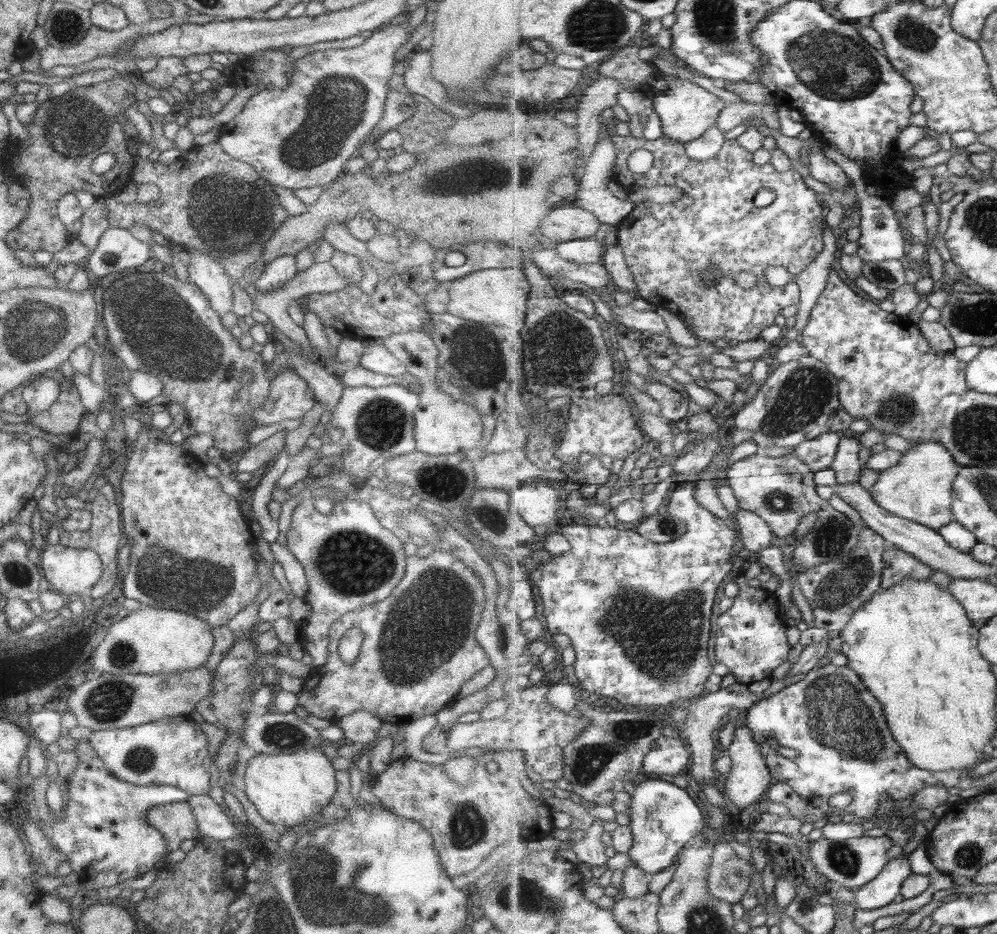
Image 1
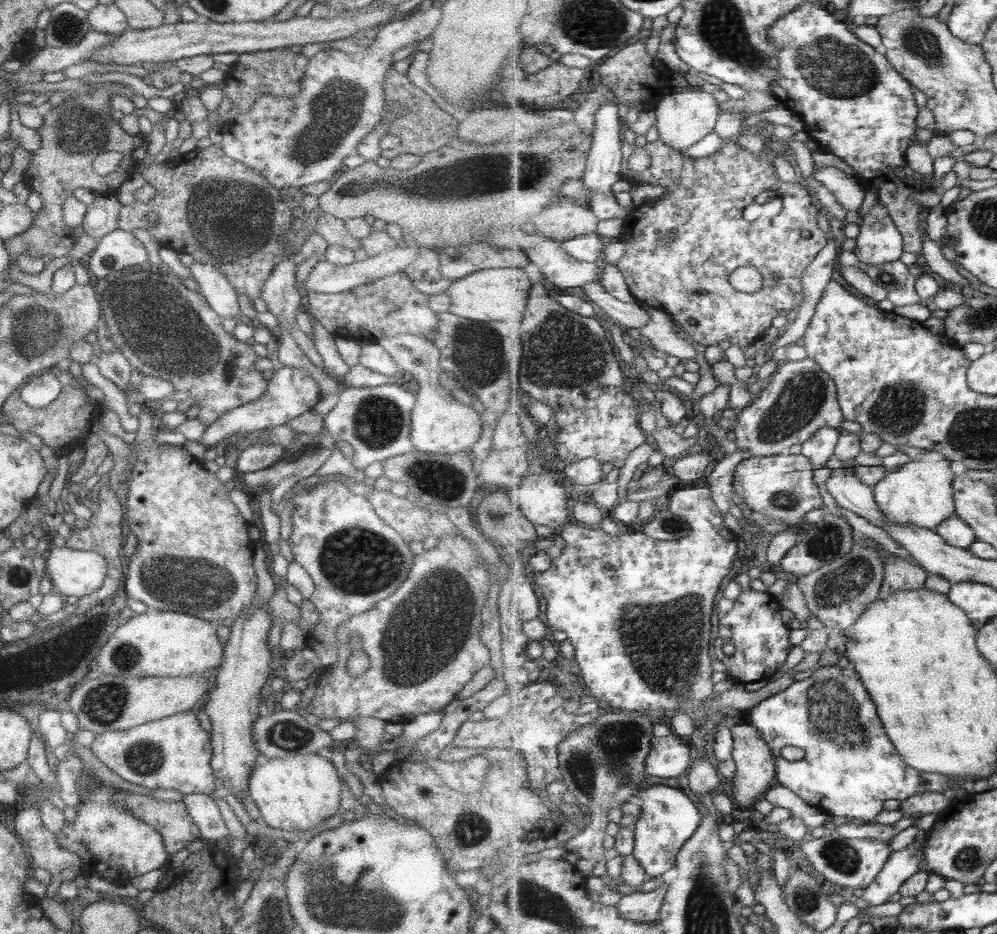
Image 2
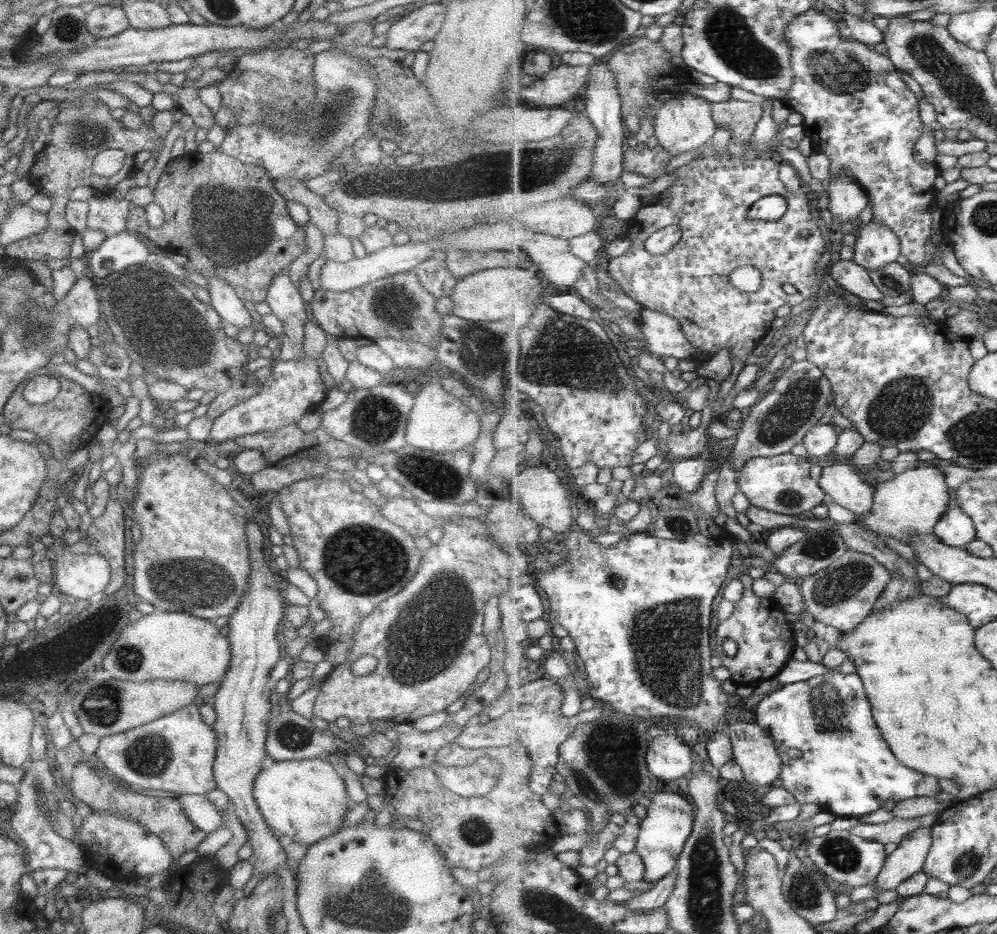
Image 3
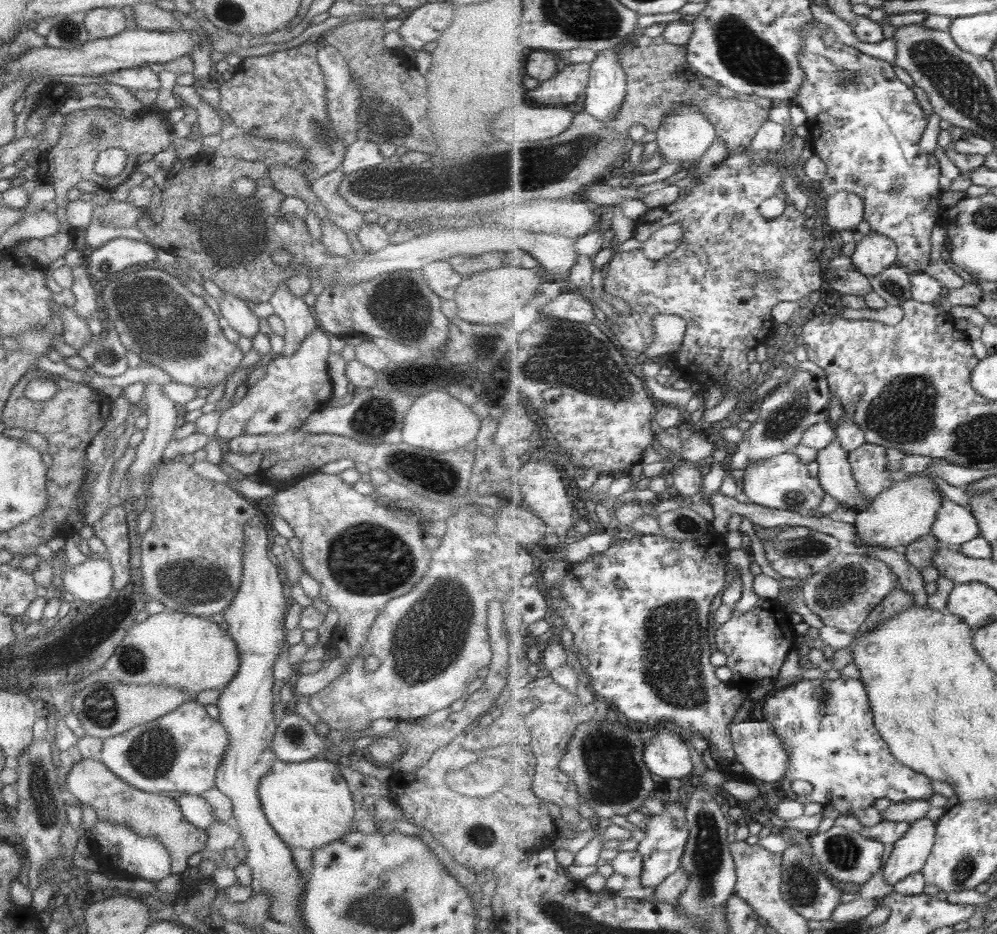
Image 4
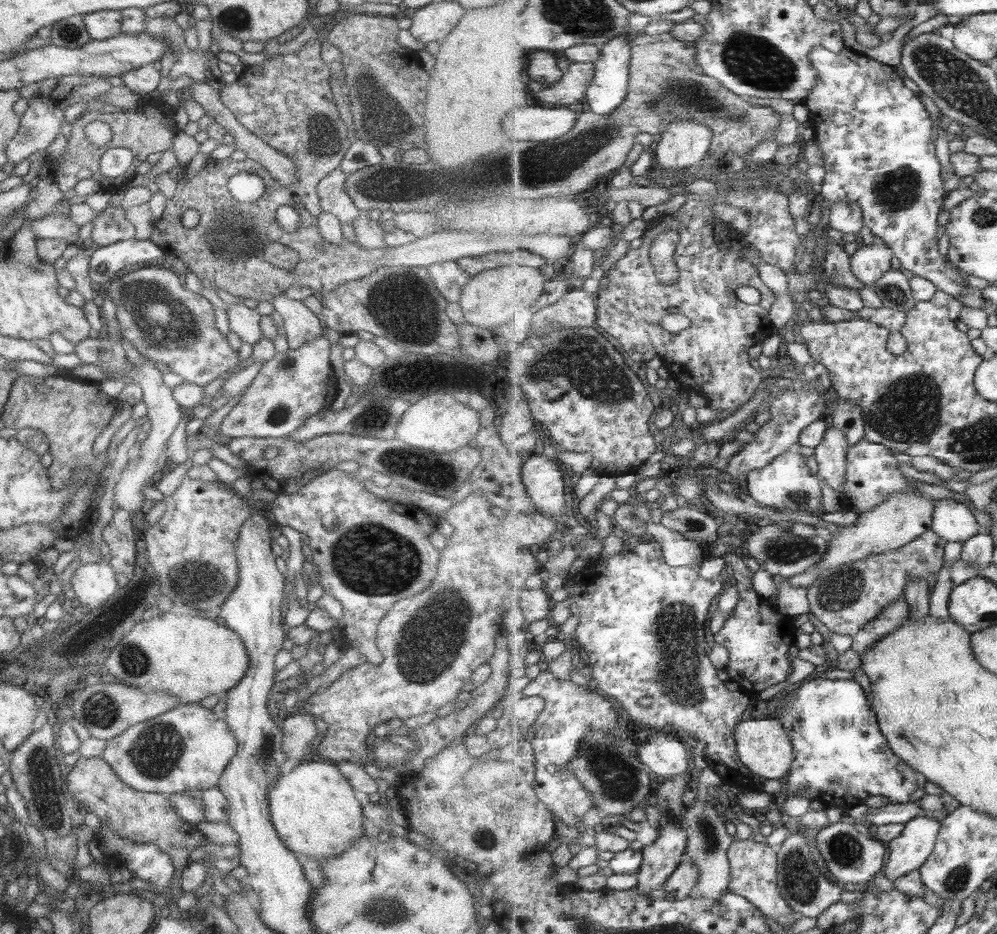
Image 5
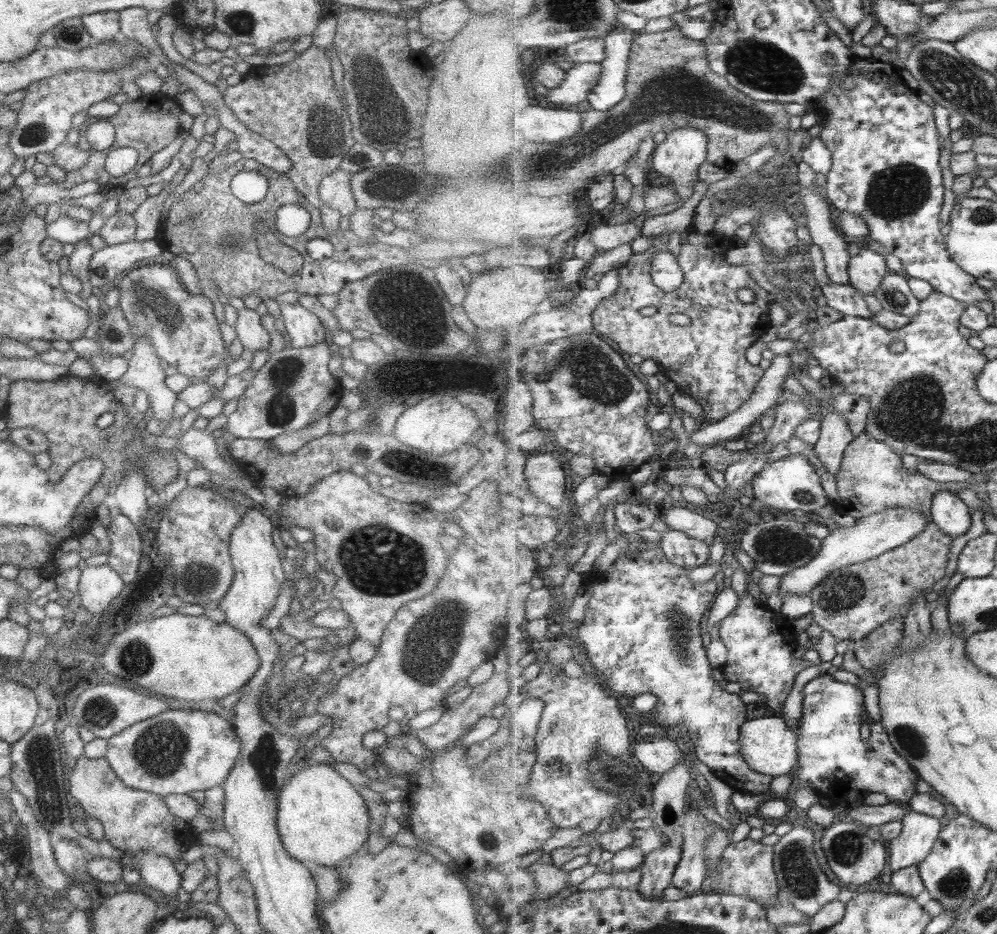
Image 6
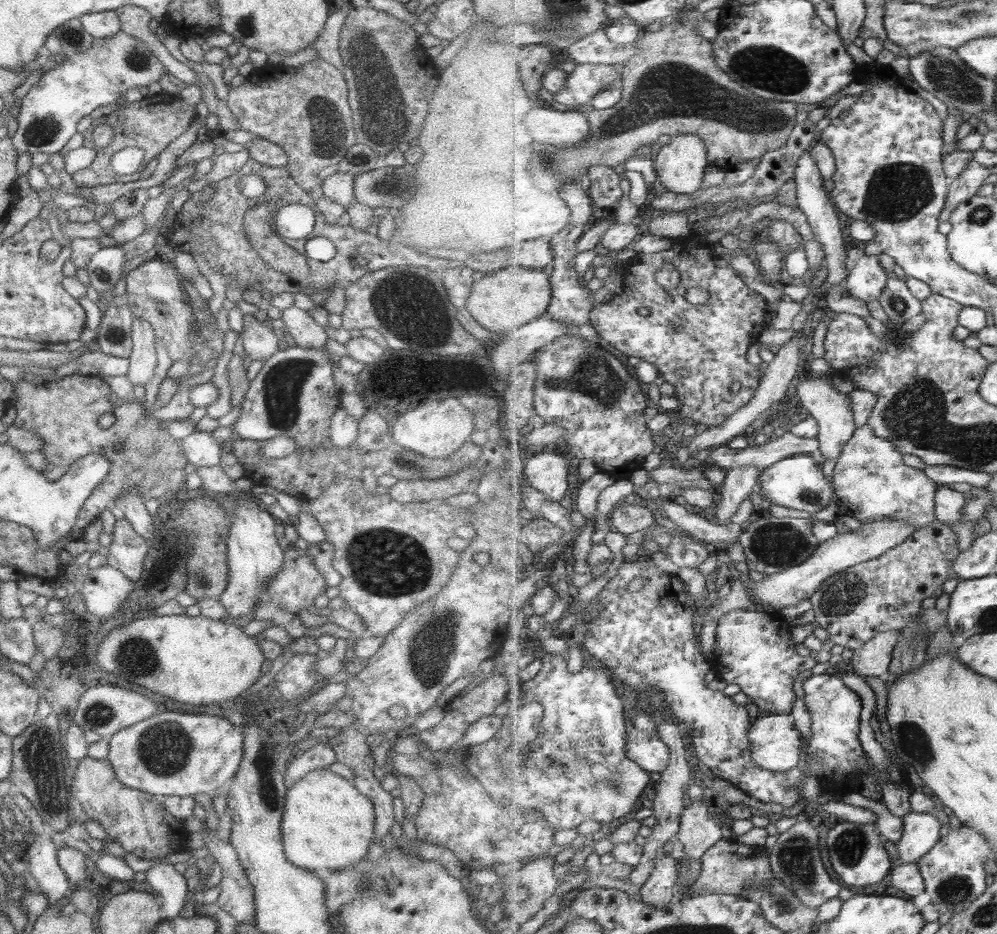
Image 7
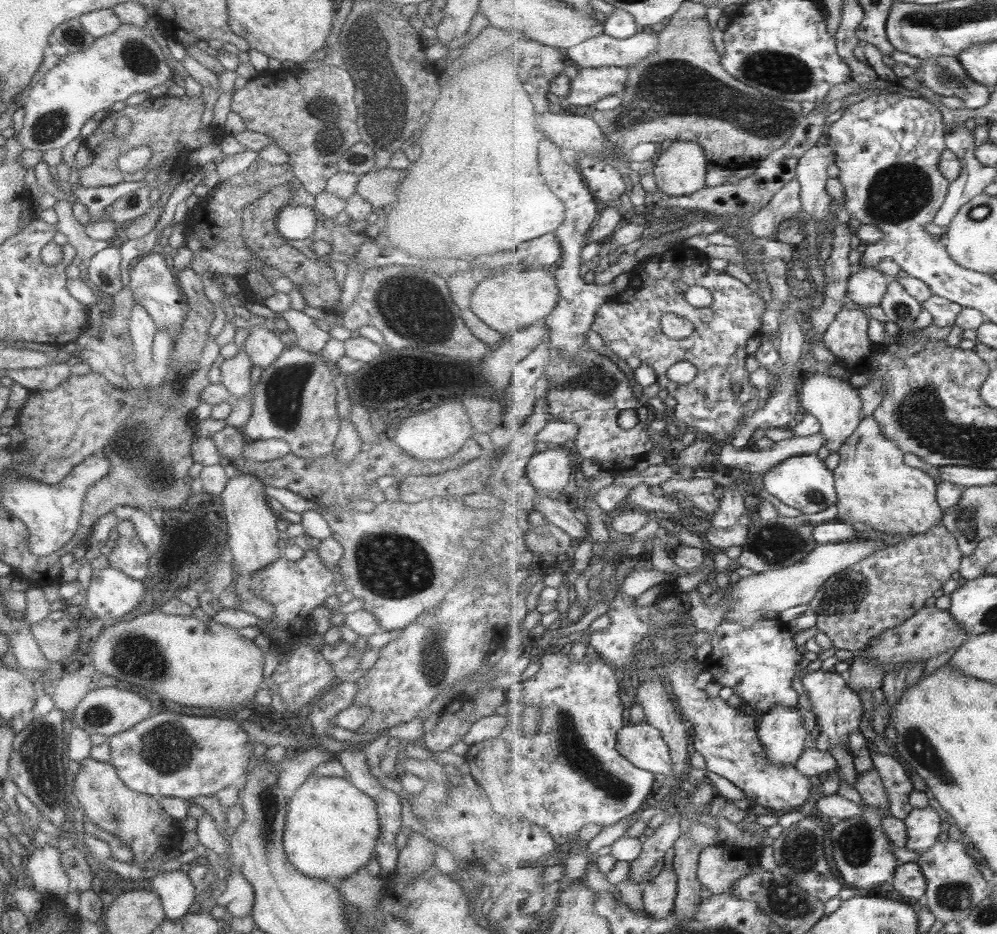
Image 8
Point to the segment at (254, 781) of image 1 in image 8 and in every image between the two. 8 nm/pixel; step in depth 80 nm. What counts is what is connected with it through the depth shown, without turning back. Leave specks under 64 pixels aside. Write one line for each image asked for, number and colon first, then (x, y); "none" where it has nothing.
2: (296, 793)
3: (304, 800)
4: (309, 805)
5: (312, 808)
6: (320, 818)
7: (326, 824)
8: (330, 830)

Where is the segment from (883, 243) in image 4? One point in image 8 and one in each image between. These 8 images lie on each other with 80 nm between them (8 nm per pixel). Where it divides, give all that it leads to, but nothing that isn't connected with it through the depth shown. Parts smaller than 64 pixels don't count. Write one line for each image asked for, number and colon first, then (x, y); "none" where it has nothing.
5: (870, 262)
6: (867, 270)
7: (867, 280)
8: (867, 287)

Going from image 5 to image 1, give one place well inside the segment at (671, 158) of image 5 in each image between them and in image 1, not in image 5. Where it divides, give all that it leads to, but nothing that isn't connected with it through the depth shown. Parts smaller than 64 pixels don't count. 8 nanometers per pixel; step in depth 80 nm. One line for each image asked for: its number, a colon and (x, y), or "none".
1: (687, 111)
2: (683, 119)
3: (686, 123)
4: (686, 133)

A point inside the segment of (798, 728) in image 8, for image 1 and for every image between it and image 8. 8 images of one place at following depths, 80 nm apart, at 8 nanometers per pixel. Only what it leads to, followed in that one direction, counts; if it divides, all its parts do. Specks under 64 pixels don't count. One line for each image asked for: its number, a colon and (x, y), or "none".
1: (750, 777)
2: (756, 773)
3: (755, 750)
4: (760, 749)
5: (765, 746)
6: (770, 744)
7: (777, 745)

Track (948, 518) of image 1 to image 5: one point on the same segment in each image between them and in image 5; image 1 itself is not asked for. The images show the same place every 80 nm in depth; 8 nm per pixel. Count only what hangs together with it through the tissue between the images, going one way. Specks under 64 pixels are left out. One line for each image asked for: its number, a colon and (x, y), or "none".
2: (922, 493)
3: (913, 502)
4: (907, 511)
5: (905, 517)

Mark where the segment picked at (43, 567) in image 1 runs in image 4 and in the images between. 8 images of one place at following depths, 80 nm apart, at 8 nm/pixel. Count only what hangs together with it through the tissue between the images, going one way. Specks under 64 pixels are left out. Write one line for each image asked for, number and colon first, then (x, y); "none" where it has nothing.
2: (71, 572)
3: (80, 576)
4: (90, 581)

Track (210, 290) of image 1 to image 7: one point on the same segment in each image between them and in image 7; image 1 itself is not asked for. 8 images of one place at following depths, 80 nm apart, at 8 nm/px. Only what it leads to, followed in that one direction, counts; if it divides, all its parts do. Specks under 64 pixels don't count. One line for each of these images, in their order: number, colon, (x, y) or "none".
2: (219, 295)
3: (229, 307)
4: (240, 318)
5: (242, 321)
6: (248, 330)
7: (259, 341)

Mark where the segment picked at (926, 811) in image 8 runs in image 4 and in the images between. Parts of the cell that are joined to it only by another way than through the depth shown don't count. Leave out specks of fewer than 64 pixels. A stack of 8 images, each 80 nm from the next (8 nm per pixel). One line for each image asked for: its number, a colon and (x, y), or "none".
4: (909, 855)
5: (911, 850)
6: (920, 832)
7: (922, 831)

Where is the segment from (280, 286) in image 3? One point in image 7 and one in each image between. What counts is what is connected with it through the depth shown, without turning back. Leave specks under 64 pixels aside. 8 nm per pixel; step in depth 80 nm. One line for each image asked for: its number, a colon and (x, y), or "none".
4: (298, 323)
5: (300, 326)
6: (302, 328)
7: (299, 329)

